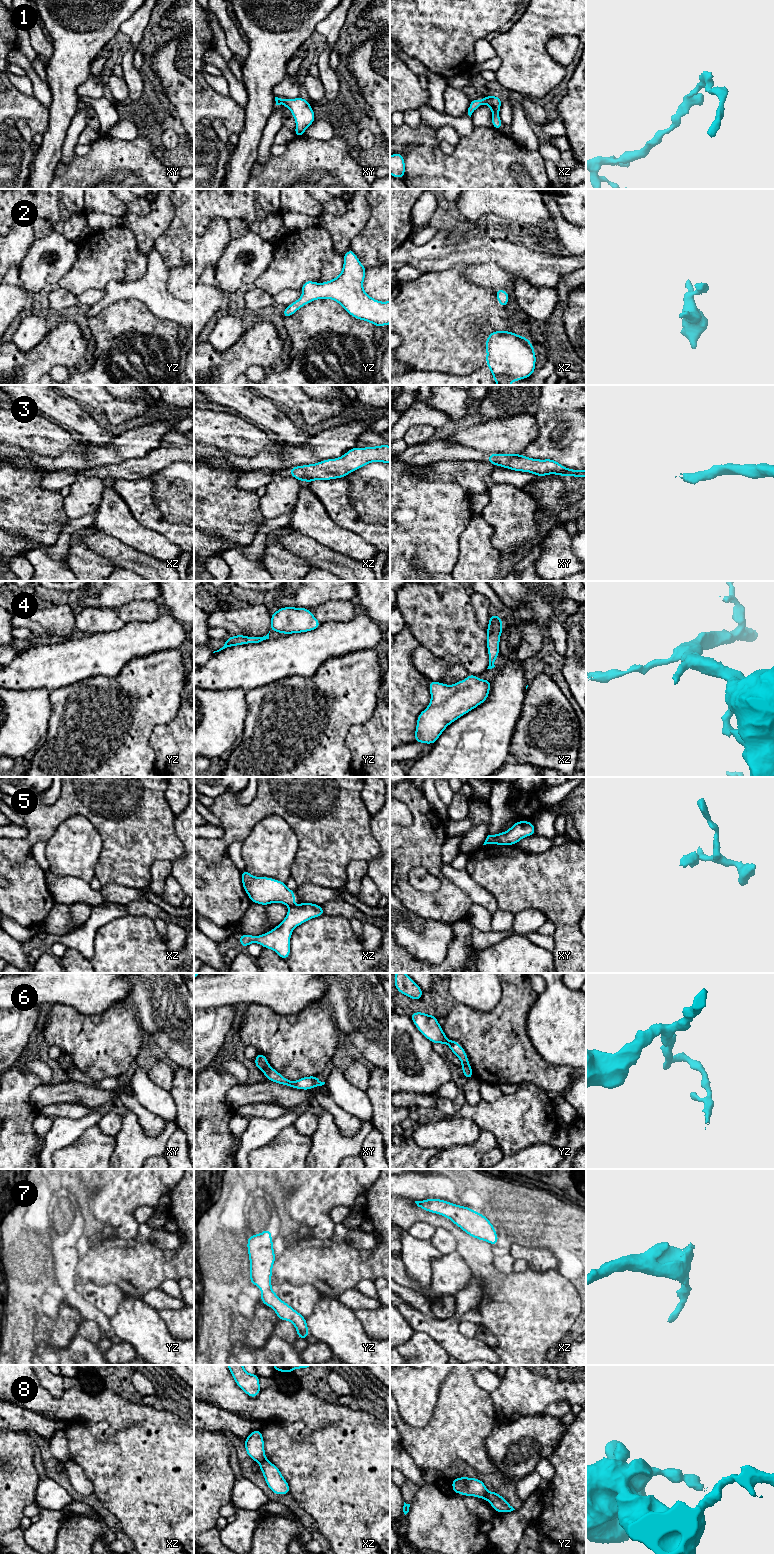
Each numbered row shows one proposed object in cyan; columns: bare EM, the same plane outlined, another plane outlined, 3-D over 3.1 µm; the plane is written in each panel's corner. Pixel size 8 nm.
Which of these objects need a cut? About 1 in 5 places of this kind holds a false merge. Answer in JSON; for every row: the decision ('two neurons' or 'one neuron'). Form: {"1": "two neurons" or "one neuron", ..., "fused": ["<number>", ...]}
{"1": "one neuron", "2": "one neuron", "3": "one neuron", "4": "one neuron", "5": "two neurons", "6": "two neurons", "7": "one neuron", "8": "two neurons", "fused": ["5", "6", "8"]}

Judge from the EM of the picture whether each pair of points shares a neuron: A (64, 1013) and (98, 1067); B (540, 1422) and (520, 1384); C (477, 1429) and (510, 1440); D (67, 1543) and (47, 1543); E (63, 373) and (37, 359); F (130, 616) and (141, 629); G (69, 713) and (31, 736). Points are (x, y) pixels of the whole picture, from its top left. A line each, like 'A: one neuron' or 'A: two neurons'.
A: one neuron
B: two neurons
C: two neurons
D: two neurons
E: two neurons
F: two neurons
G: two neurons

